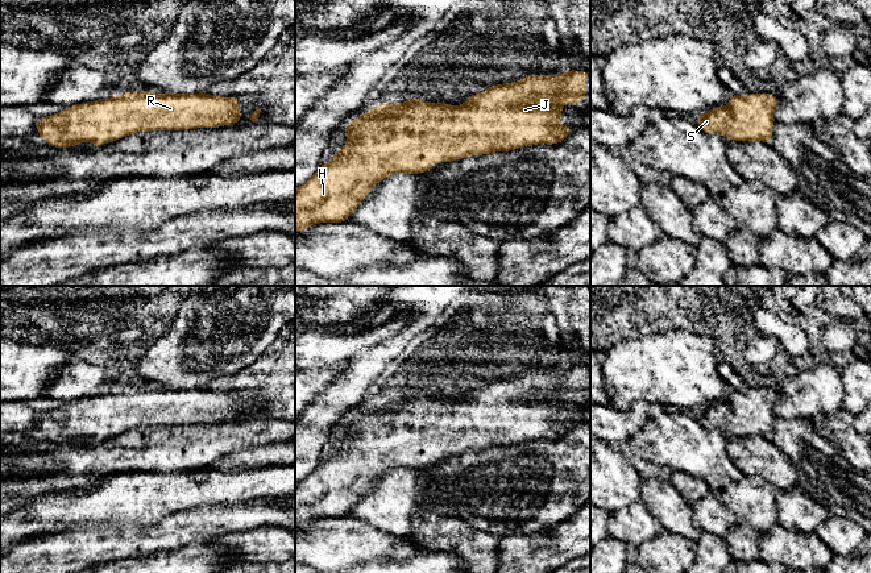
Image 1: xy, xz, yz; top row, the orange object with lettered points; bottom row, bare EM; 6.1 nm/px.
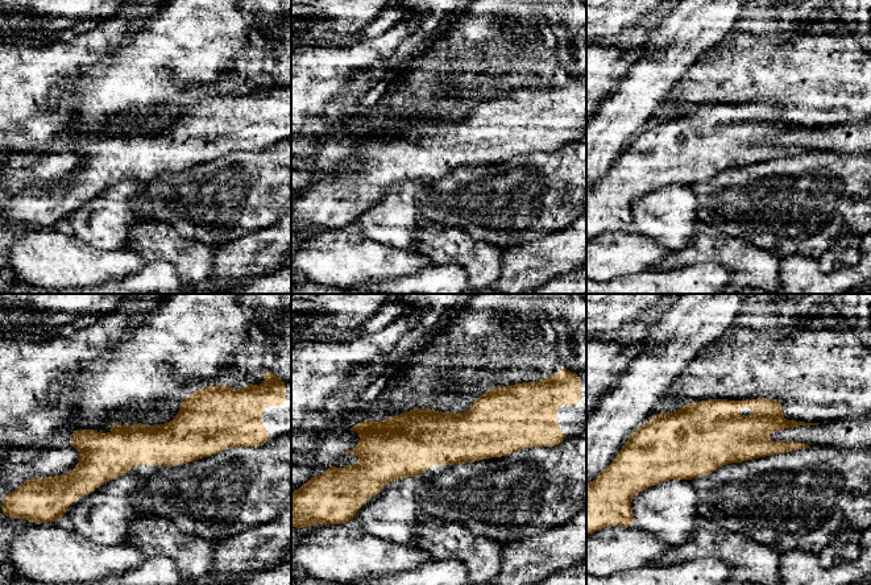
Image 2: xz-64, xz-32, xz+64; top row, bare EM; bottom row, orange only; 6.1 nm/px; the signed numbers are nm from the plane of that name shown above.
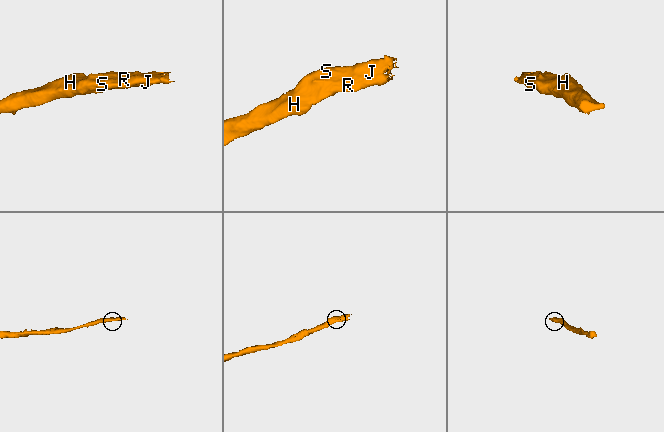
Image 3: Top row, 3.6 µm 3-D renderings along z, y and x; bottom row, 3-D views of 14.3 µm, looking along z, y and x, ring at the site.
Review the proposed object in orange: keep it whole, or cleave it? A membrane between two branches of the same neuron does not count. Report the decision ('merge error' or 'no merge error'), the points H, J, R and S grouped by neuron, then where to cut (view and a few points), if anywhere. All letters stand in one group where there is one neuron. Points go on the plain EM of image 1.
no merge error; H J R S; no cut

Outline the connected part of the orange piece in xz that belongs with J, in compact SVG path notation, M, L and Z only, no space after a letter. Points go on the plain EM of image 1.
M567 365L563 370L528 370L518 377L488 382L468 391L460 402L411 394L370 403L348 418L344 425L348 437L332 456L295 483L295 527L314 519L348 516L361 495L387 470L415 470L431 465L435 457L563 437L573 427L555 418L561 415L565 398L580 399L585 394L588 371L590 368L576 365Z

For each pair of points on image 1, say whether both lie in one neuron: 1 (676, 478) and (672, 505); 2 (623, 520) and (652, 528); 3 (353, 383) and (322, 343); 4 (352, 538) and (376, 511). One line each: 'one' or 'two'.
1: two
2: one
3: two
4: two

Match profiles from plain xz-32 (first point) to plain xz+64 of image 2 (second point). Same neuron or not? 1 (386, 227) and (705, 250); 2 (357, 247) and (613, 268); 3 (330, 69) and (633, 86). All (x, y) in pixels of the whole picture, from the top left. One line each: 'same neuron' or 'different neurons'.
1: different neurons
2: same neuron
3: different neurons

